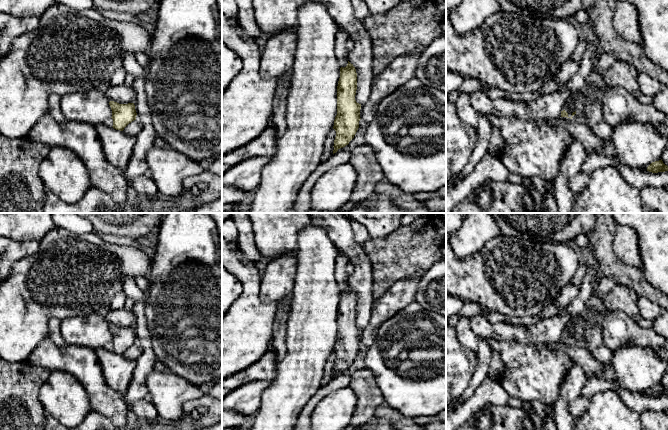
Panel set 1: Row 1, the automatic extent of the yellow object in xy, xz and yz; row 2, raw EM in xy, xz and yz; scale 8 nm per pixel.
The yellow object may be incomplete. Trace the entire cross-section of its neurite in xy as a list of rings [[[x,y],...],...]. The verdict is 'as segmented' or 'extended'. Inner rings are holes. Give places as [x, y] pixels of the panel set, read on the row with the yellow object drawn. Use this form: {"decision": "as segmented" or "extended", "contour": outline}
{"decision": "as segmented", "contour": [[[110,101],[109,105],[112,110],[113,128],[123,131],[124,128],[136,120],[136,110],[134,103],[119,104],[114,101]]]}

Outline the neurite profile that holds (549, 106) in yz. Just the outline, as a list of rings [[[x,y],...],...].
[[[478,90],[471,94],[470,103],[479,115],[515,116],[524,121],[549,120],[561,117],[565,103],[570,97],[571,94],[567,91],[556,91],[528,102],[513,101],[504,97],[494,101],[486,92]]]

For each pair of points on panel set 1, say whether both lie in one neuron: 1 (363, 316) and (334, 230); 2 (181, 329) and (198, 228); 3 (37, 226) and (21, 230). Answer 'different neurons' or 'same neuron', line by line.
1: same neuron
2: same neuron
3: same neuron

